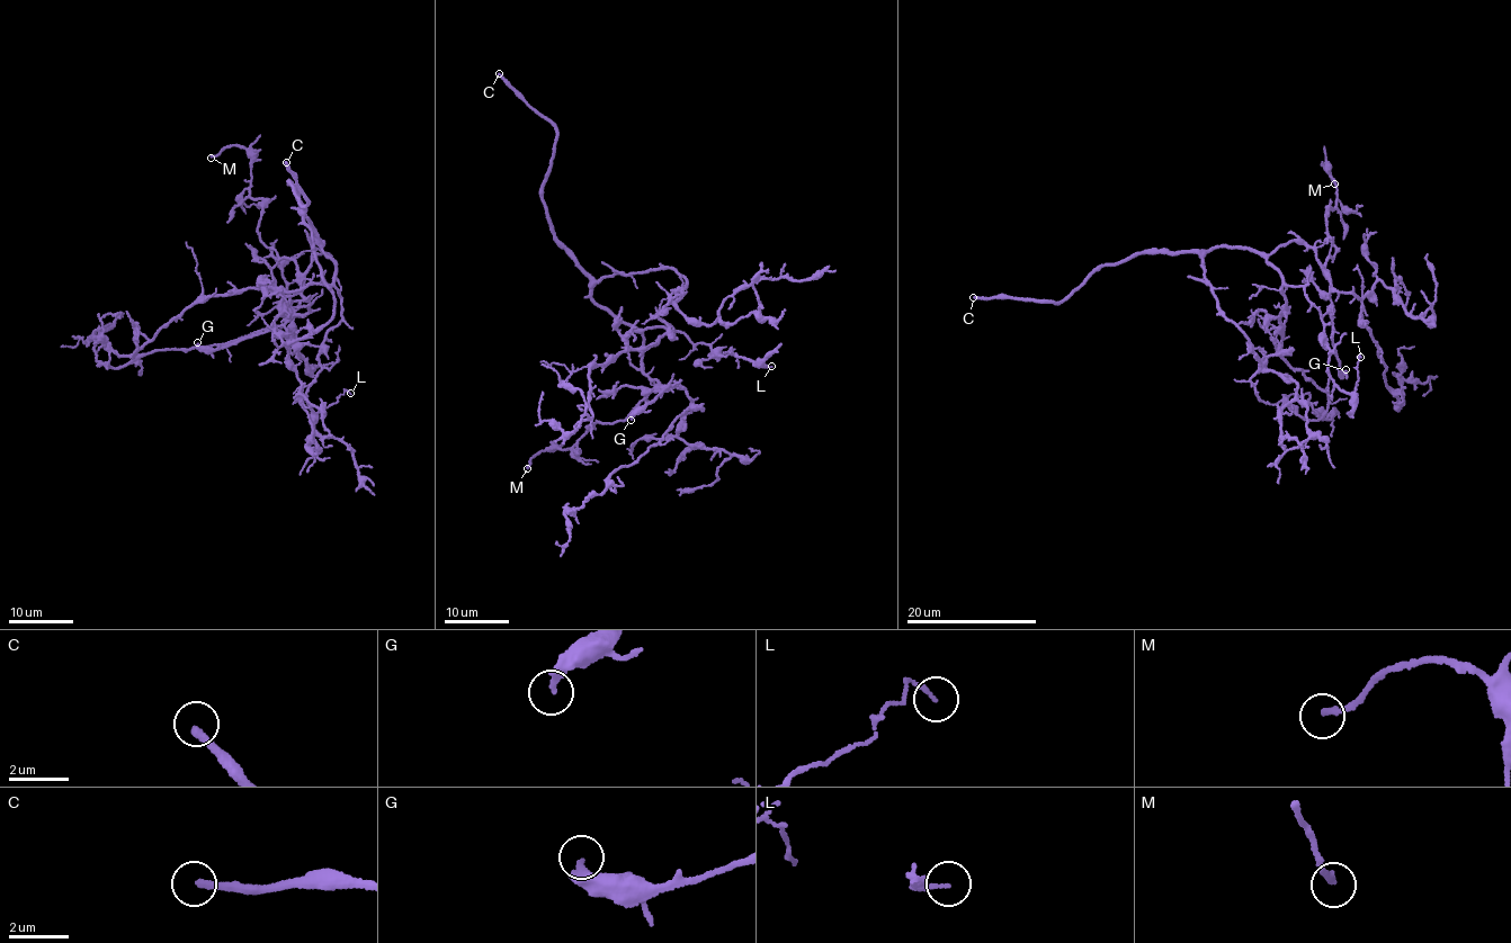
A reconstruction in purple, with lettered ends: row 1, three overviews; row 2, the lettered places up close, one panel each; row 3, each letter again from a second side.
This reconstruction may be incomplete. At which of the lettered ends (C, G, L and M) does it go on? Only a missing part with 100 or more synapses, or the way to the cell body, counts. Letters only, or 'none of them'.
C

